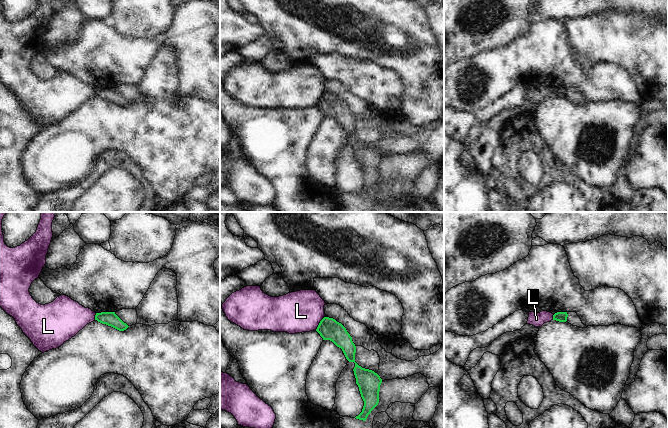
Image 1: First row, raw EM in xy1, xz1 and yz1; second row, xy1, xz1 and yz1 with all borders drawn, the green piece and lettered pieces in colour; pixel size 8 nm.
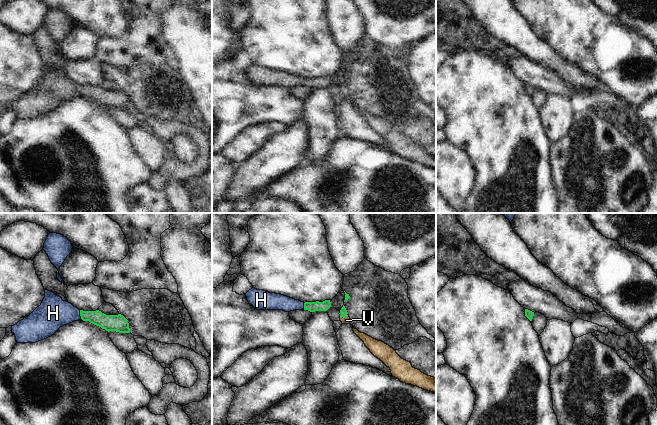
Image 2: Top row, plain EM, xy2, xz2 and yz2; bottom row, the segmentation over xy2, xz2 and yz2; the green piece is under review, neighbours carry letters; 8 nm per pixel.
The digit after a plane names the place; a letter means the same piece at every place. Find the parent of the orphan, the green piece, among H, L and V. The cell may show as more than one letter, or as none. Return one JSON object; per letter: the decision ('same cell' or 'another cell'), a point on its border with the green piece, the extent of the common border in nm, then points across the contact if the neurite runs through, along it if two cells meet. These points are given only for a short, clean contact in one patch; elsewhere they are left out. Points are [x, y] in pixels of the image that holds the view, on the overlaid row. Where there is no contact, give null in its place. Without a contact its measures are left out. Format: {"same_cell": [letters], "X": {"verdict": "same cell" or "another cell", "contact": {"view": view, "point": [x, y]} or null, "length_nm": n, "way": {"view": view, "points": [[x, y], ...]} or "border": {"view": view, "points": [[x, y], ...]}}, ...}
{"same_cell": ["H", "V"], "H": {"verdict": "same cell", "contact": {"view": "xy2", "point": [80, 314]}, "length_nm": 70, "way": {"view": "xy2", "points": [[108, 322], [96, 317], [80, 314], [53, 313]]}}, "L": {"verdict": "another cell", "contact": {"view": "xz1", "point": [319, 323]}, "length_nm": 130, "border": {"view": "xz1", "points": [[324, 317], [315, 329]]}}, "V": {"verdict": "same cell", "contact": {"view": "xz2", "point": [344, 317]}, "length_nm": 70, "way": {"view": "xz2", "points": [[343, 312], [344, 317], [346, 320]]}}}

